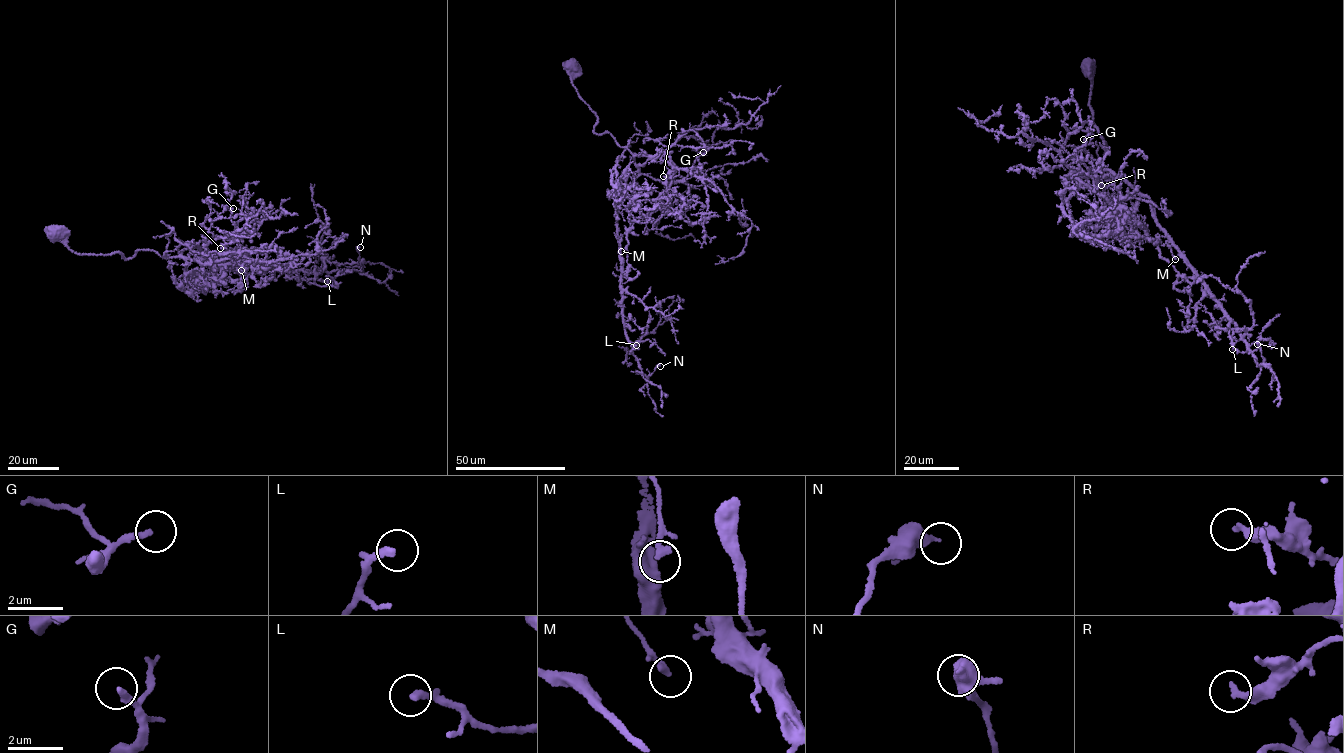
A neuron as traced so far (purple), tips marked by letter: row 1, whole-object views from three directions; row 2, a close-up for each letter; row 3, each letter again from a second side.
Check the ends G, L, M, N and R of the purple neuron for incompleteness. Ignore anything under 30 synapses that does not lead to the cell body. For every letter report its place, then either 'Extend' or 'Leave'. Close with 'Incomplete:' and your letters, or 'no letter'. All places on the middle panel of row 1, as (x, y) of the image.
G: Place: (703, 152). Extend
L: Place: (636, 345). Extend
M: Place: (621, 251). Leave
N: Place: (660, 366). Leave
R: Place: (663, 176). Leave
Incomplete: G, L

